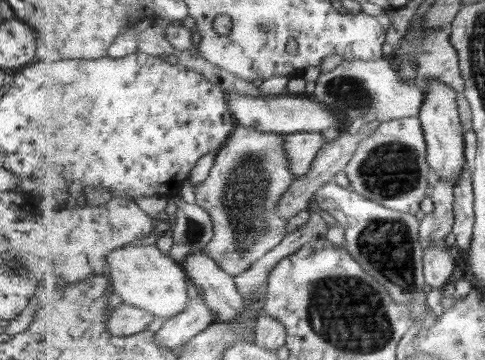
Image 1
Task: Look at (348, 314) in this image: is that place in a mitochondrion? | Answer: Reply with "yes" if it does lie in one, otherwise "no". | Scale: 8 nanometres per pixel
yes

